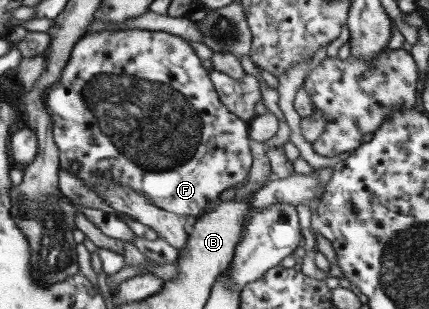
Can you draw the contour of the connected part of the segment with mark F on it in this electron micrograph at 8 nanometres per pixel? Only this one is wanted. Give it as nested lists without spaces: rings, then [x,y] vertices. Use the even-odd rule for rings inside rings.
[[[117,30],[102,31],[98,34],[82,35],[82,38],[74,45],[71,55],[67,59],[62,74],[56,83],[47,88],[44,96],[46,113],[50,115],[53,129],[53,140],[59,150],[60,169],[64,168],[76,175],[79,179],[96,191],[96,184],[100,180],[114,180],[122,186],[130,186],[136,192],[148,198],[152,204],[166,211],[178,214],[181,217],[194,215],[200,217],[212,211],[218,203],[218,197],[226,189],[235,187],[246,179],[251,165],[252,155],[249,147],[249,124],[234,115],[220,100],[213,84],[209,79],[209,70],[204,68],[202,61],[193,51],[190,42],[178,35],[168,34],[162,31],[149,30]],[[72,162],[80,162],[80,169],[73,172]]]

